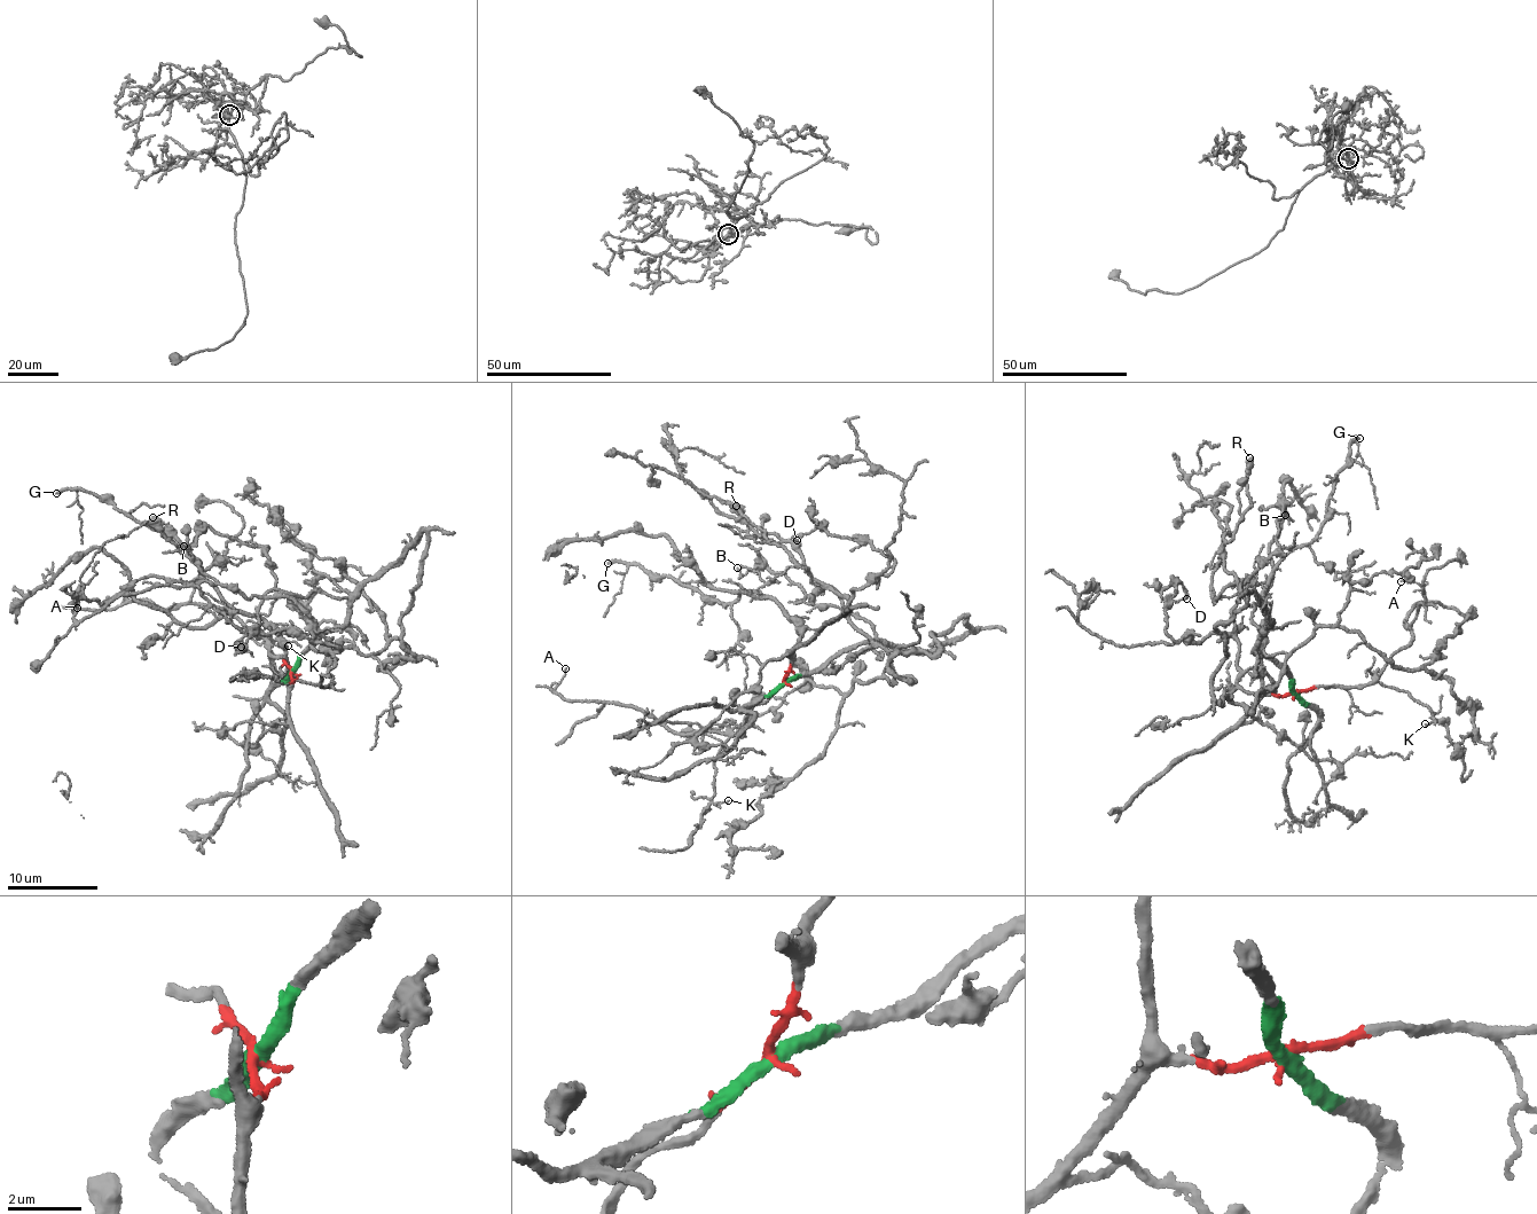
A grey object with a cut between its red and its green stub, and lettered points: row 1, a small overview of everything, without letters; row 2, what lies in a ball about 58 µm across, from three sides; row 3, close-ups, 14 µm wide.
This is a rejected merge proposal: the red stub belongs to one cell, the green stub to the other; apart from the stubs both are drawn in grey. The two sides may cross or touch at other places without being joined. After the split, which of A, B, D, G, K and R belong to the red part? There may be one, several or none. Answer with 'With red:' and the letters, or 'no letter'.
With red: A, G, K

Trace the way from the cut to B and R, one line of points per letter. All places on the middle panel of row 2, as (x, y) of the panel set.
B: (783, 682), (877, 637), (829, 586), (808, 594), (784, 574), (737, 568)
R: (783, 682), (824, 668), (877, 637), (869, 620), (810, 578), (789, 542), (751, 535), (736, 506)

